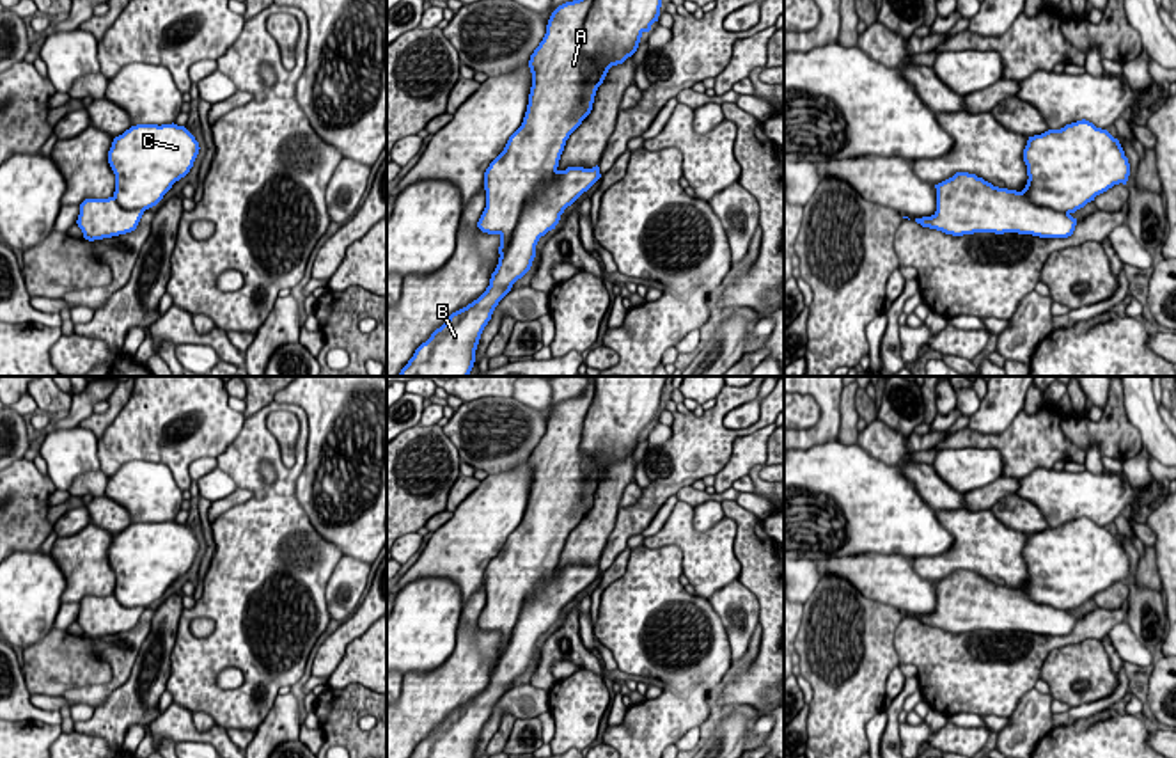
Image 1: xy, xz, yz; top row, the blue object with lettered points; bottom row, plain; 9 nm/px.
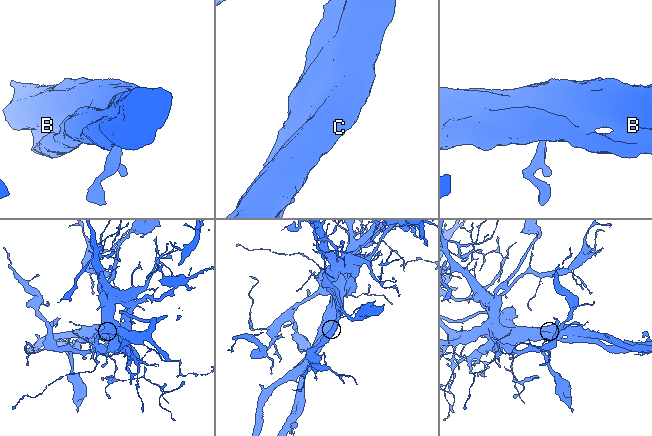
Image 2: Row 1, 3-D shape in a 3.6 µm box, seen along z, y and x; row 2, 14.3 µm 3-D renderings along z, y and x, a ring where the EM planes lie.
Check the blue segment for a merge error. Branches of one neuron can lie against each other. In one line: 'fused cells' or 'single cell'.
fused cells

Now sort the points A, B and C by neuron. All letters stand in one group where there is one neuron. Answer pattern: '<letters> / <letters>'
A / B C

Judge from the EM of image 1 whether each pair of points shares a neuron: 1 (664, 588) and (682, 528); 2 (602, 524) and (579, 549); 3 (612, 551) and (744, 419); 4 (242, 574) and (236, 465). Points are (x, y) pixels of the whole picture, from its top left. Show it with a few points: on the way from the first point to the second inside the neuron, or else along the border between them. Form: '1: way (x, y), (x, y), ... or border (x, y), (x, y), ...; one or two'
1: border (644, 545), (676, 545), (682, 551), (683, 574); two
2: way (596, 529), (584, 544); one
3: border (763, 396), (758, 418), (736, 430); two
4: way (259, 547), (259, 492); one

